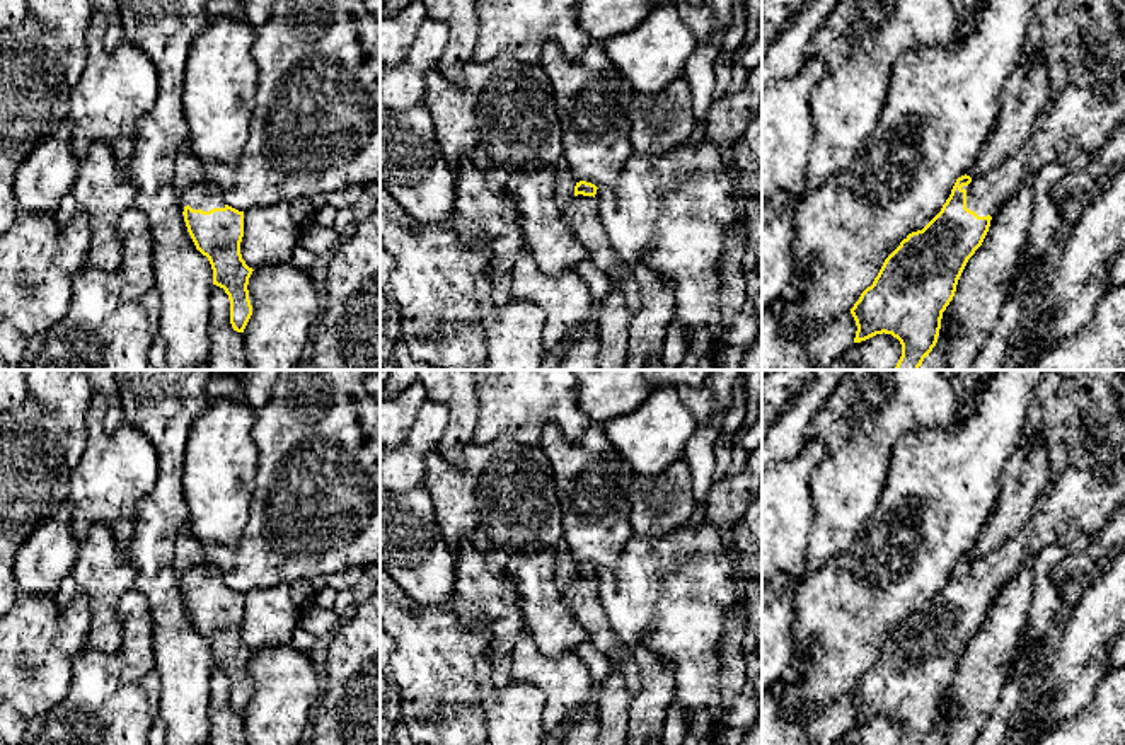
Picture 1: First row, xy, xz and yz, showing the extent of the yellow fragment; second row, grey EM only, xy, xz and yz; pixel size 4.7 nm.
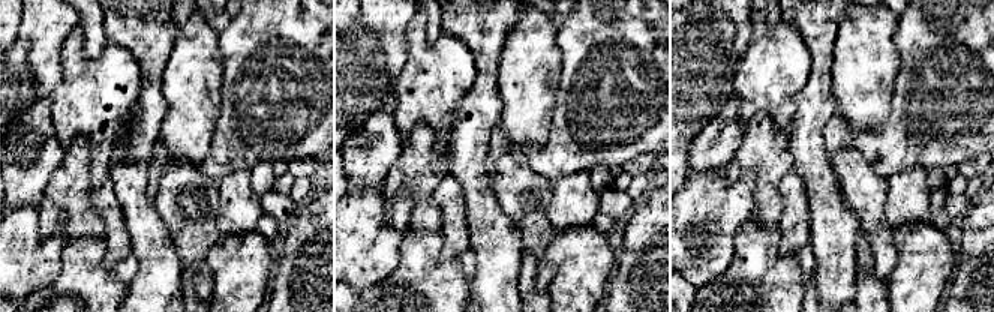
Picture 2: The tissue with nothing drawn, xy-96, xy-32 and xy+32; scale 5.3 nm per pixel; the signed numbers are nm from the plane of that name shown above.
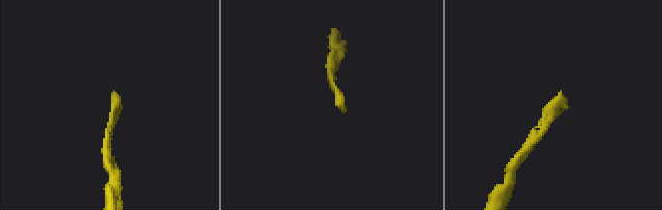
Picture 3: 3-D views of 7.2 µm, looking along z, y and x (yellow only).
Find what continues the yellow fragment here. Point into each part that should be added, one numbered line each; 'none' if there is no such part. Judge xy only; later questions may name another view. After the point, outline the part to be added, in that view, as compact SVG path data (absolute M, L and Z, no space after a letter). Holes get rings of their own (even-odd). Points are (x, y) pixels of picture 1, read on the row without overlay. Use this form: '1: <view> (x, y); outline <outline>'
1: xy (203, 577); outline M208 559L194 563L184 569L181 575L182 588L191 588L193 592L210 593L213 590L225 590L225 581L216 566Z

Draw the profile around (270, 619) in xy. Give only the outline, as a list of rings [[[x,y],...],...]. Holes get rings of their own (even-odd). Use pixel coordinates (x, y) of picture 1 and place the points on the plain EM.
[[[276,583],[244,595],[240,636],[252,651],[291,644],[300,610],[290,598],[290,583]]]

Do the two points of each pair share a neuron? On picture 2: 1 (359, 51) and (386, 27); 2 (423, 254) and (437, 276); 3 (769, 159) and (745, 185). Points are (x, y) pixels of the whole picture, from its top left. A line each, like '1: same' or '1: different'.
1: different
2: same
3: different

